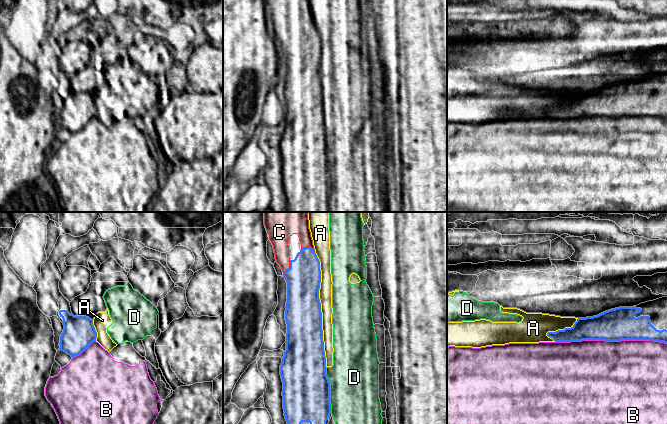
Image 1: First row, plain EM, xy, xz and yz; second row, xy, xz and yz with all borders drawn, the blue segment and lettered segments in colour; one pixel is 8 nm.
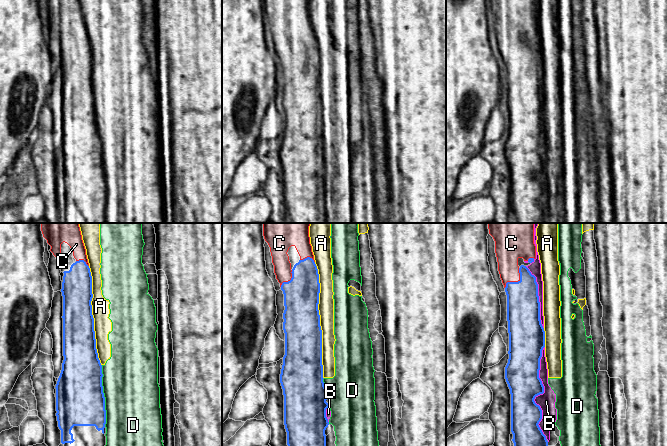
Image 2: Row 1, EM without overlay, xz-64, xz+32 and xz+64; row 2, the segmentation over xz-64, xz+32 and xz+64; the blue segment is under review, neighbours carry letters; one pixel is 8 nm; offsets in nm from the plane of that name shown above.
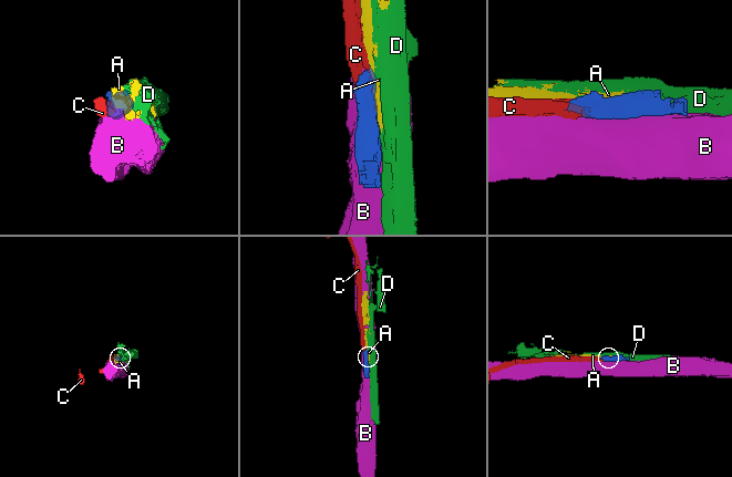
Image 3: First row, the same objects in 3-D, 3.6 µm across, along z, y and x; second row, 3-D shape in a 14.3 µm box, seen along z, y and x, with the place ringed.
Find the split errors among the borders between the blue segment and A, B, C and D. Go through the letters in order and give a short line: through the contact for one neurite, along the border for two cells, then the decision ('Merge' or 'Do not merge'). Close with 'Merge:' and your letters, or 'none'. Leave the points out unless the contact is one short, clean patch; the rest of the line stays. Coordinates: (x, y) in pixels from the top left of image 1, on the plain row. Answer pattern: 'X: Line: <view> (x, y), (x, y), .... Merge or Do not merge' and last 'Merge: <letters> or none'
A: Do not merge
B: Do not merge
C: Merge
D: Do not merge
Merge: C

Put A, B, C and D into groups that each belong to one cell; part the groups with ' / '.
A D / B / C

